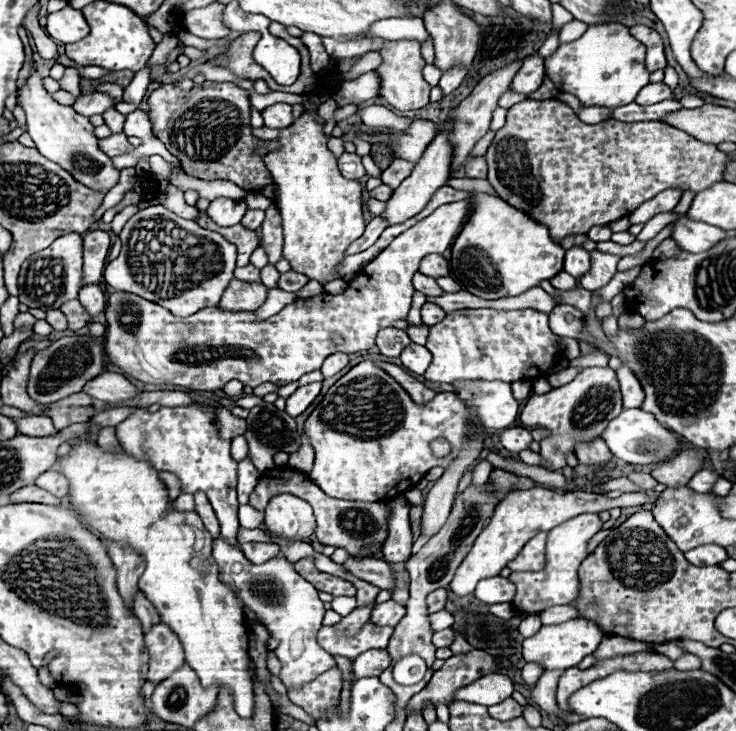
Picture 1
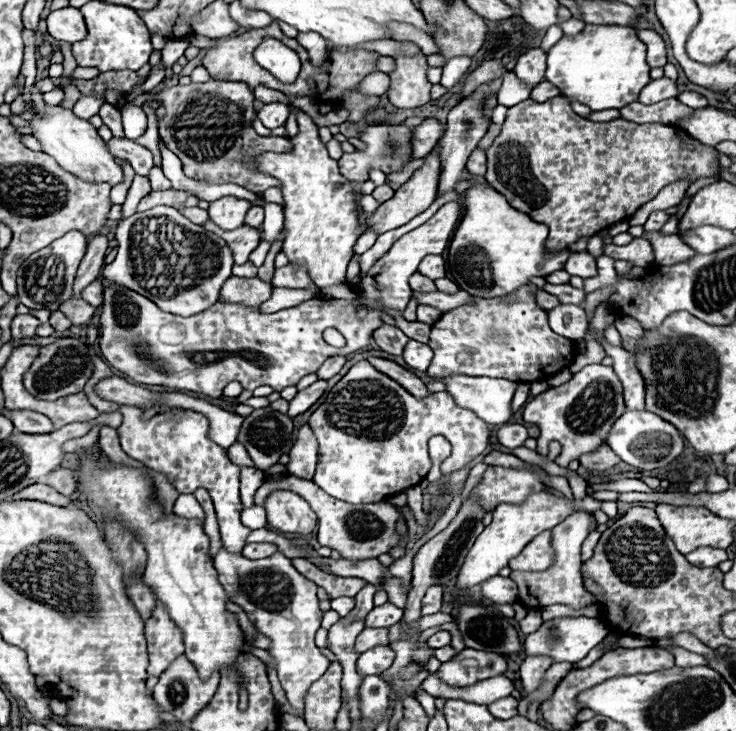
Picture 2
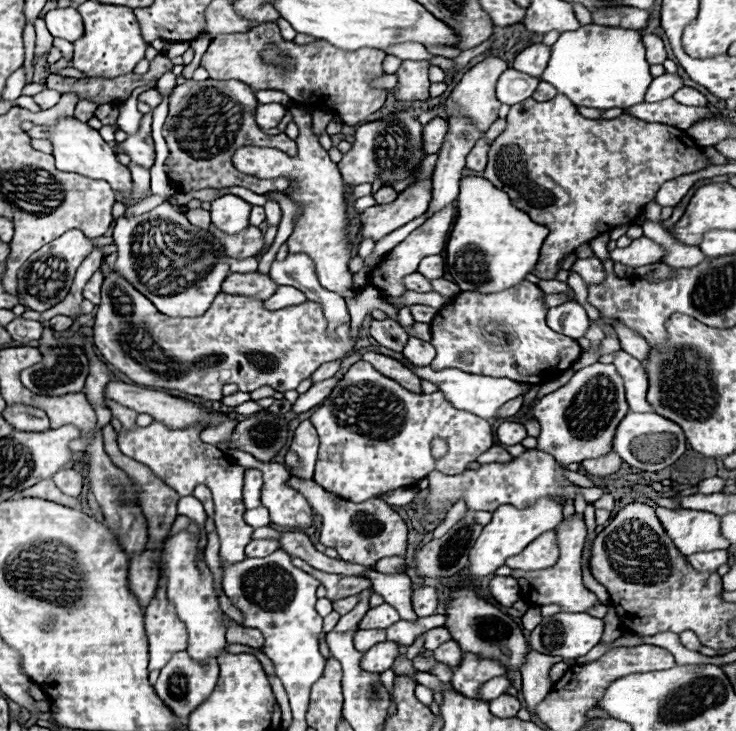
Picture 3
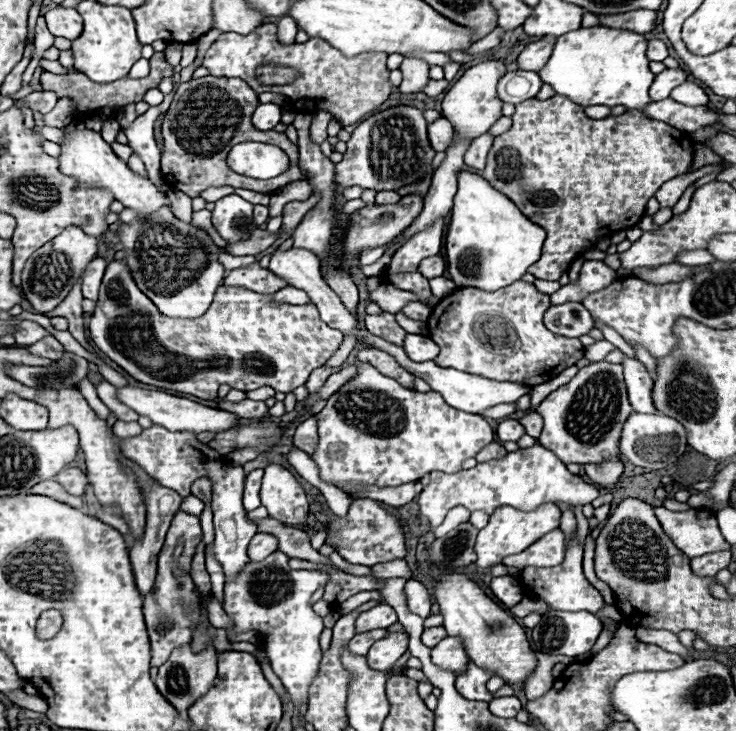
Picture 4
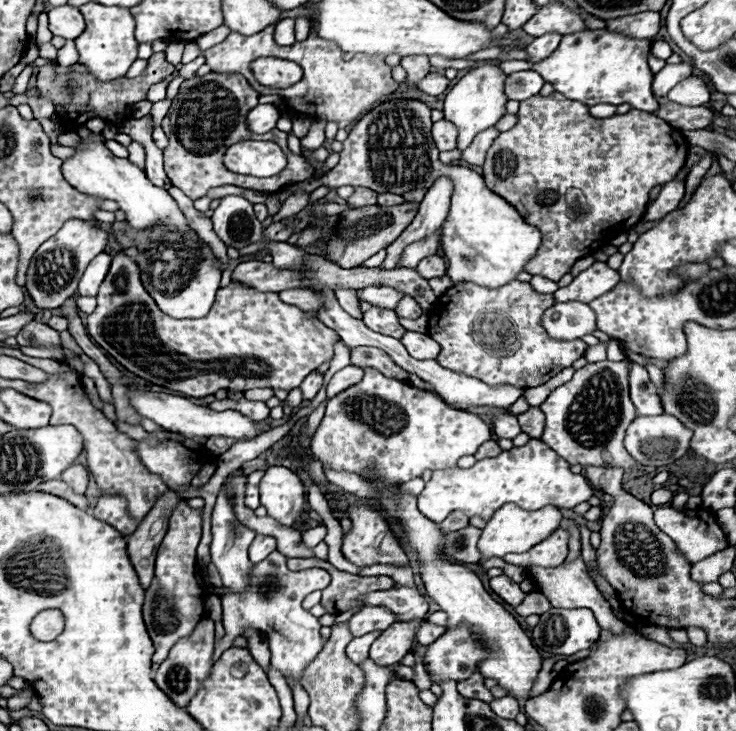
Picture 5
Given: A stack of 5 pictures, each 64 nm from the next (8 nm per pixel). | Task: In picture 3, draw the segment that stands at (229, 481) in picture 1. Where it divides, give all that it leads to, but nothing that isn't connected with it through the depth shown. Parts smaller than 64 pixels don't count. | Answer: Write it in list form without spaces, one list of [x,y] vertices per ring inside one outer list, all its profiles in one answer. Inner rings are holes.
[[[103,393],[104,399],[107,403],[108,408],[111,410],[112,415],[116,416],[120,422],[122,422],[122,430],[120,430],[120,434],[118,434],[118,444],[120,444],[120,450],[126,454],[126,456],[130,456],[132,460],[136,460],[136,462],[142,462],[142,464],[146,464],[156,476],[160,476],[170,488],[174,488],[180,496],[188,496],[188,494],[192,494],[192,490],[198,486],[198,484],[206,484],[210,490],[212,490],[212,498],[214,498],[214,508],[216,508],[216,516],[214,516],[214,522],[216,522],[216,530],[218,530],[218,536],[220,536],[220,556],[226,560],[226,562],[240,562],[240,560],[244,560],[246,556],[244,556],[244,546],[250,542],[250,536],[252,536],[252,532],[254,532],[254,528],[252,526],[248,526],[246,522],[244,522],[244,504],[242,504],[242,496],[240,496],[240,488],[242,488],[242,478],[244,478],[244,468],[242,466],[236,466],[236,464],[230,464],[228,460],[226,460],[226,454],[222,452],[222,450],[218,450],[216,446],[212,446],[212,444],[206,444],[206,442],[202,442],[200,440],[200,432],[204,430],[204,428],[200,428],[200,426],[190,426],[190,428],[178,428],[178,430],[172,430],[172,428],[166,428],[162,422],[152,422],[150,426],[138,426],[136,423],[138,413],[135,410],[132,410],[126,406],[122,406],[108,398],[105,397],[105,393]]]

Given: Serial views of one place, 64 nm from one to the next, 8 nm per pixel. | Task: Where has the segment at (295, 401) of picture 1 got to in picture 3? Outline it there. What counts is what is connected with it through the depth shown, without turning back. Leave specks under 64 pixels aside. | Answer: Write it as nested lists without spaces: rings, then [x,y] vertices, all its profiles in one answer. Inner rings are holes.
[[[328,378],[328,380],[322,380],[318,384],[314,384],[308,392],[304,392],[304,394],[298,396],[298,400],[292,404],[292,412],[294,414],[302,414],[302,412],[318,406],[328,396],[328,392],[332,392],[332,388],[336,384],[338,384],[336,378]]]

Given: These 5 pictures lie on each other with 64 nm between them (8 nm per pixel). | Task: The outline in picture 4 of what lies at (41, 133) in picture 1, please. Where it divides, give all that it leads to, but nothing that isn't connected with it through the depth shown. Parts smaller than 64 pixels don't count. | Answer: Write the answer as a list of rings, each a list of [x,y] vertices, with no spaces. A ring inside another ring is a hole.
[[[74,120],[68,126],[64,126],[64,140],[60,142],[60,156],[58,156],[58,168],[62,174],[76,176],[80,182],[86,184],[98,184],[104,186],[108,192],[114,194],[118,202],[122,202],[126,208],[138,210],[140,216],[156,212],[156,208],[170,206],[168,198],[160,194],[150,180],[142,180],[138,174],[134,174],[124,160],[120,160],[110,144],[106,144],[100,136],[100,132],[94,132],[84,126],[84,122]]]

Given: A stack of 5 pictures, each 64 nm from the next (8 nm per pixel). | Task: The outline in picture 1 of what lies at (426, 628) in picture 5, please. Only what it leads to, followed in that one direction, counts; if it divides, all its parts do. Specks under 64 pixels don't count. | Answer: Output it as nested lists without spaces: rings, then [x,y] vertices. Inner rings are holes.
[[[452,628],[442,630],[442,632],[436,632],[434,638],[432,638],[432,642],[434,642],[436,648],[448,648],[448,646],[454,642],[454,632],[452,632]]]

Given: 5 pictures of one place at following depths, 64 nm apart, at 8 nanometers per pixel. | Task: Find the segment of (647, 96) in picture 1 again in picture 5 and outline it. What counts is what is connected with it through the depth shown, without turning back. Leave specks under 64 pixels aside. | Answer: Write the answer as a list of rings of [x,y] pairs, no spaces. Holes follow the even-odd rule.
[[[680,62],[680,64],[666,64],[660,72],[654,74],[652,82],[652,92],[654,96],[668,96],[668,92],[684,78],[692,76],[692,64]]]

